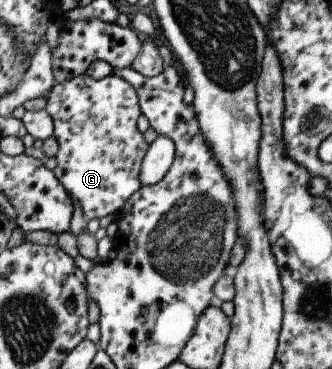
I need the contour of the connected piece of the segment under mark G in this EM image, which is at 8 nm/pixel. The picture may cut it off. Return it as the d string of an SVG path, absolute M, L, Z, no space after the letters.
M83 73L79 77L73 77L71 81L55 84L47 98L46 110L53 120L54 136L58 141L57 167L53 173L73 201L81 205L87 221L101 219L111 213L116 215L123 209L127 199L142 186L139 181L139 171L150 146L137 128L137 121L142 111L135 89L123 77L111 75L96 80Z

